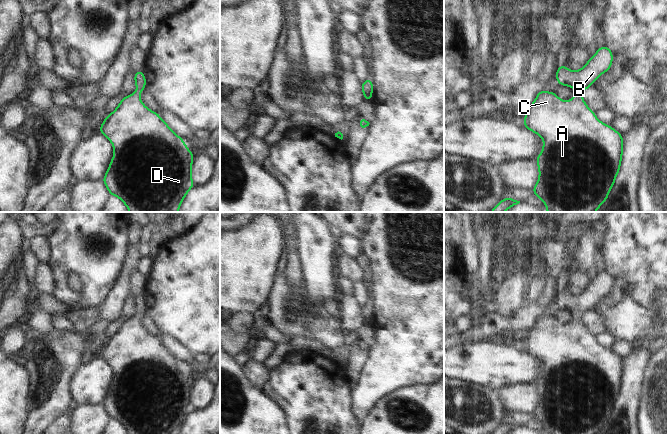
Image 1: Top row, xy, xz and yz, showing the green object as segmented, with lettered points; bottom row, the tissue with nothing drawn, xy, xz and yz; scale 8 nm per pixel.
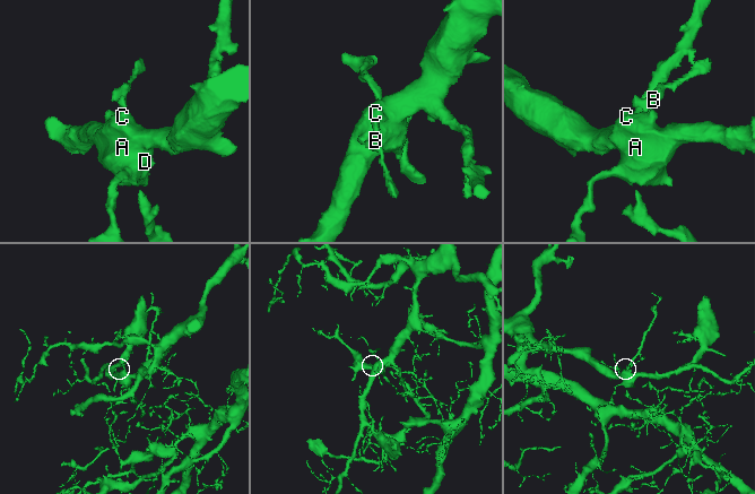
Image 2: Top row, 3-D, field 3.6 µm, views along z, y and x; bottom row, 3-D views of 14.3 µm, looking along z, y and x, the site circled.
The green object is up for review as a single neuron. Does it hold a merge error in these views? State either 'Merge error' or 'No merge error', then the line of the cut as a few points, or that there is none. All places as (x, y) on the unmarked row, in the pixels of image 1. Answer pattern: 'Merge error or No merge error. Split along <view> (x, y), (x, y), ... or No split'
No merge error. No split

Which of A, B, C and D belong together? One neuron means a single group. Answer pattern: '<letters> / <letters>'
A B C D

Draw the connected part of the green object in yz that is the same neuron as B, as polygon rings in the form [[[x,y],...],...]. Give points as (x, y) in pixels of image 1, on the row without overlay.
[[[601,270],[578,295],[569,294],[564,288],[560,288],[555,301],[560,310],[570,310],[575,314],[573,322],[563,325],[557,317],[541,314],[537,317],[535,325],[525,334],[523,351],[543,362],[542,376],[535,383],[539,401],[532,417],[546,428],[546,434],[598,434],[607,424],[615,407],[621,391],[623,359],[610,349],[599,345],[582,321],[586,312],[591,311],[601,298],[611,293],[613,281],[610,272]]]

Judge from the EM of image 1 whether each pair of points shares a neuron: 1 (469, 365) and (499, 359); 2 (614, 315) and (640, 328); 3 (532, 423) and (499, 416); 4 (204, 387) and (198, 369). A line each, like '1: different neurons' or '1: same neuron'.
1: same neuron
2: same neuron
3: different neurons
4: different neurons

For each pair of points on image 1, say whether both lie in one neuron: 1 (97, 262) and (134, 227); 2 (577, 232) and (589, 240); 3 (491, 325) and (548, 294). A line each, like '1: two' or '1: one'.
1: two
2: two
3: one

